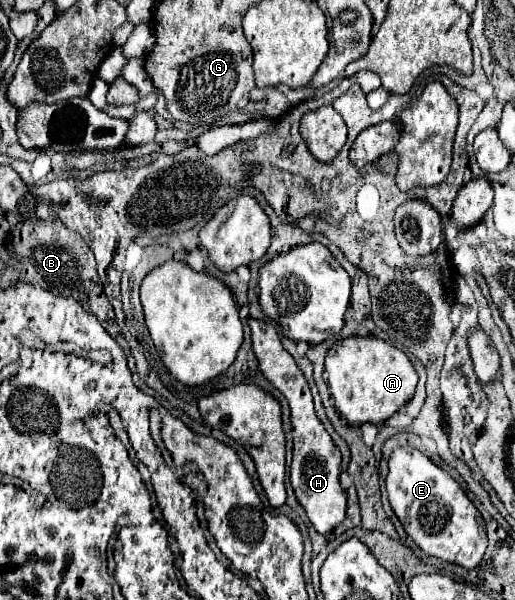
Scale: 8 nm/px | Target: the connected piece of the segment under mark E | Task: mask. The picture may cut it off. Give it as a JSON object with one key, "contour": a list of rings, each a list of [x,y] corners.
{"contour":[[[403,446],[389,458],[385,488],[395,516],[423,554],[457,564],[465,570],[479,566],[487,550],[485,520],[445,470],[437,468],[423,452]]]}

